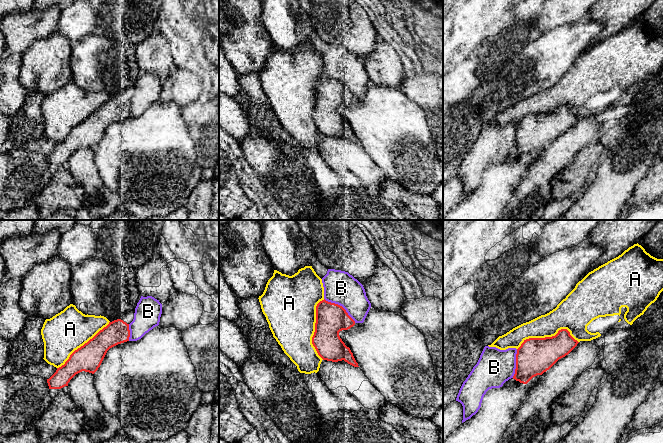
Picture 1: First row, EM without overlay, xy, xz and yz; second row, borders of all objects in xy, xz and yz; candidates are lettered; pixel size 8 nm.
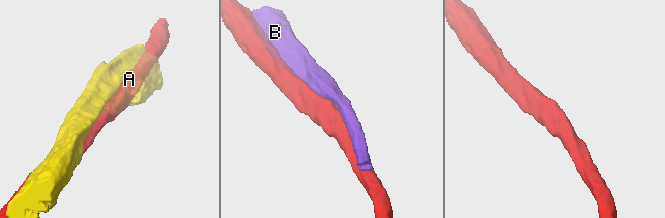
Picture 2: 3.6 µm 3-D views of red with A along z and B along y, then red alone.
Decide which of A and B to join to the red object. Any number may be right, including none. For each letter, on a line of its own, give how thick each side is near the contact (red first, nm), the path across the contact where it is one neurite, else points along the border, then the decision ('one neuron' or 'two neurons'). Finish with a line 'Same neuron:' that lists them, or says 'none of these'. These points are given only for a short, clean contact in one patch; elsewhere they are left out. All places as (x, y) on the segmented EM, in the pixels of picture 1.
A: 300 nm thick on the red side, 240 nm on the other; two neurons
B: 240 nm thick on the red side, 260 nm on the other; two neurons
Same neuron: none of these

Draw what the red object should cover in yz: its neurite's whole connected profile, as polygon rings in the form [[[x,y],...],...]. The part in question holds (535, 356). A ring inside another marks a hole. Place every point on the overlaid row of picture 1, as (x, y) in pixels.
[[[567,329],[559,330],[552,337],[524,340],[517,349],[513,379],[527,384],[533,377],[542,375],[559,359],[568,355],[578,343]]]

